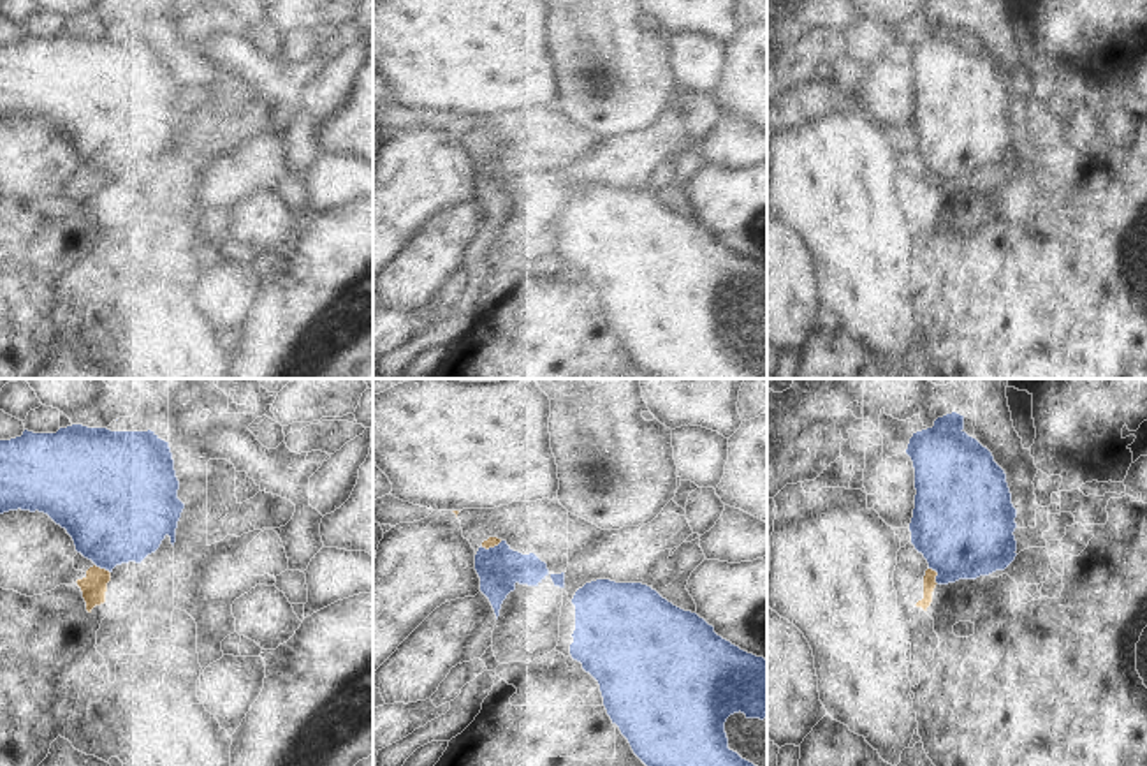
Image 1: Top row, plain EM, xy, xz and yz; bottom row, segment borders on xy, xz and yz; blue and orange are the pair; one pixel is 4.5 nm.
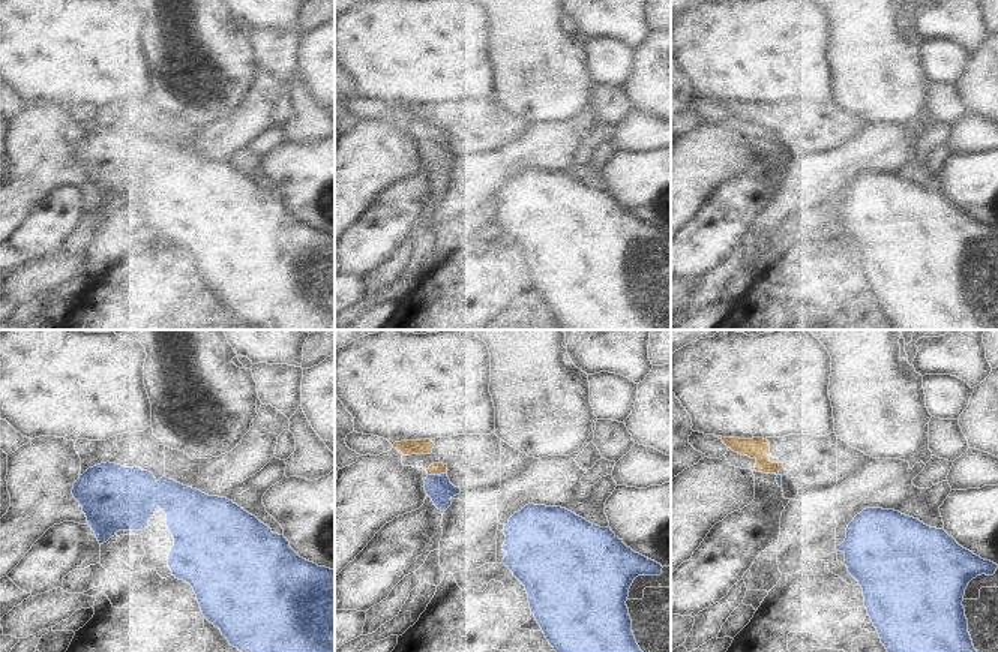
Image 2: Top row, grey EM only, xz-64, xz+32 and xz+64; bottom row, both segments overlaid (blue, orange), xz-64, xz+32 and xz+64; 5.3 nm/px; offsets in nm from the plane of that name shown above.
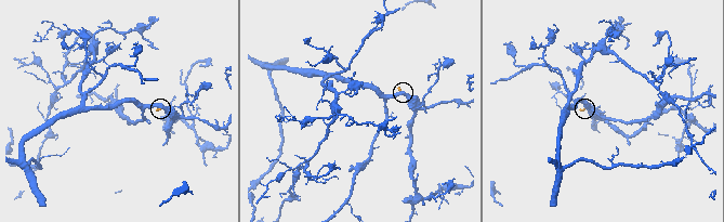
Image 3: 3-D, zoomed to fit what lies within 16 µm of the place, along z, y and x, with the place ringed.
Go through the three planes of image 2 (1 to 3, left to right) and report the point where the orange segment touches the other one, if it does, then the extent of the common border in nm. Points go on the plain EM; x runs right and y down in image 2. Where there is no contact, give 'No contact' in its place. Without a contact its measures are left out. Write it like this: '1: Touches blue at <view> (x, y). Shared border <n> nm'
1: No contact
2: Touches blue at xz+32 (437, 140). Shared border 110 nm
3: No contact.

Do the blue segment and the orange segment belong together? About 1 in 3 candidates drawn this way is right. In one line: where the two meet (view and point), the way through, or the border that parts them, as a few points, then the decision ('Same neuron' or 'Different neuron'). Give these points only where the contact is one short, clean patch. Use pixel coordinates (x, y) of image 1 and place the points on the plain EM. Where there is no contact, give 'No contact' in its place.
Touches blue at yz (938, 180). Different neuron.

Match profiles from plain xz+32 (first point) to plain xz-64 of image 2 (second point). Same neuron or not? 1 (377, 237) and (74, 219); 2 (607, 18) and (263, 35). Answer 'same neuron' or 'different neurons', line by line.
1: same neuron
2: different neurons

